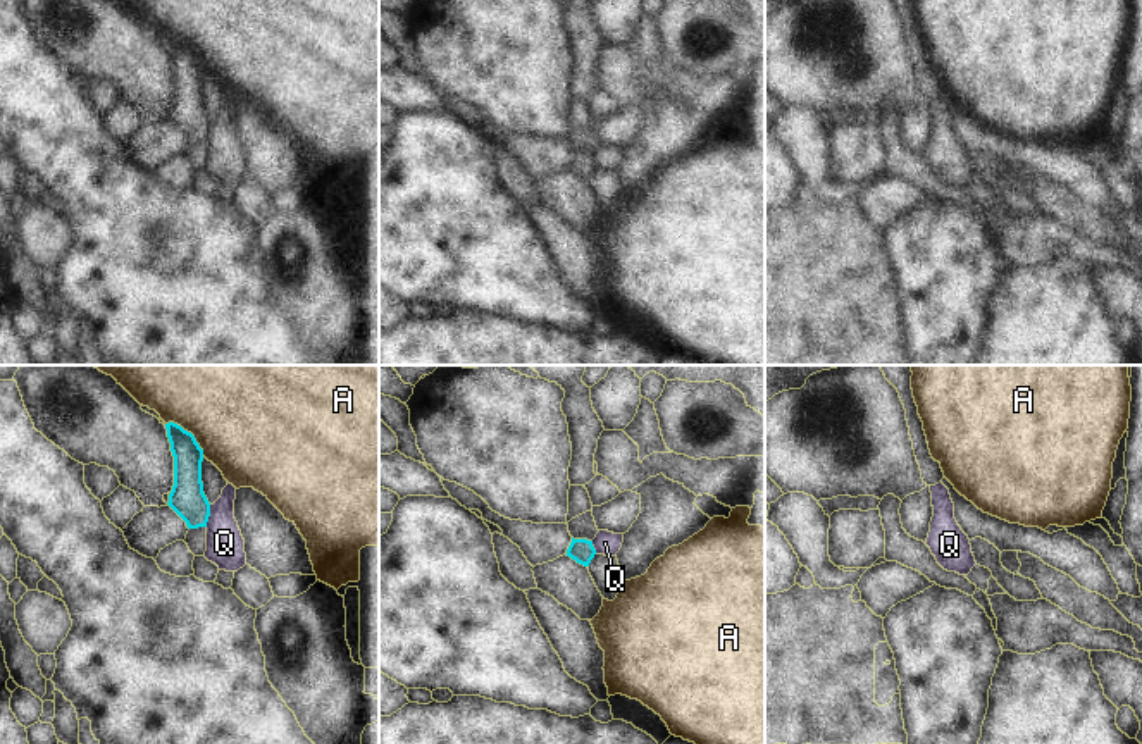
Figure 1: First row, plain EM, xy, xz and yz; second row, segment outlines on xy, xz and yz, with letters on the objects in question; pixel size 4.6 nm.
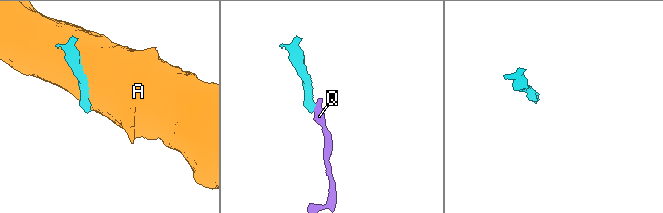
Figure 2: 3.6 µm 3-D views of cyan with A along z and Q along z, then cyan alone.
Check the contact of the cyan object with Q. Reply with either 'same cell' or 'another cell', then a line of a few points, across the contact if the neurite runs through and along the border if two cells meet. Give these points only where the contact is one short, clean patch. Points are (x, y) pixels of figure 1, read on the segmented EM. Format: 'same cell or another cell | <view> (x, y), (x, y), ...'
another cell

